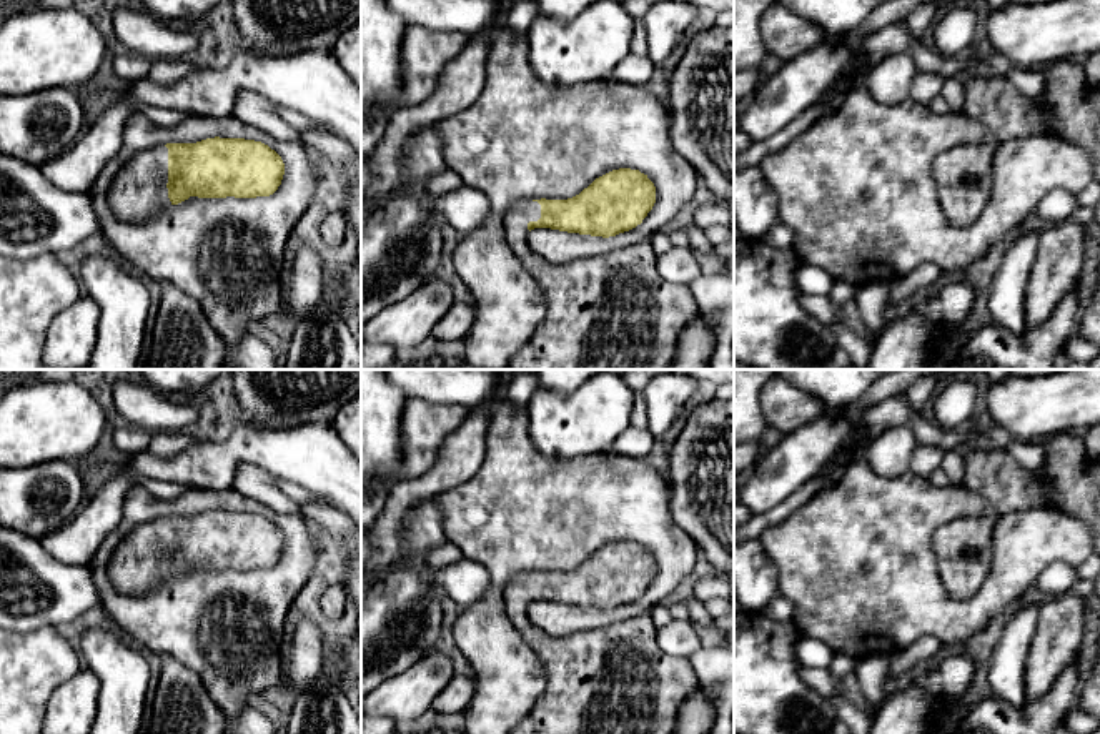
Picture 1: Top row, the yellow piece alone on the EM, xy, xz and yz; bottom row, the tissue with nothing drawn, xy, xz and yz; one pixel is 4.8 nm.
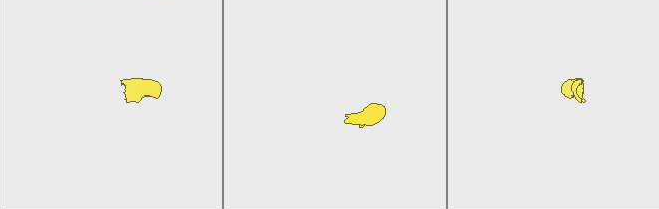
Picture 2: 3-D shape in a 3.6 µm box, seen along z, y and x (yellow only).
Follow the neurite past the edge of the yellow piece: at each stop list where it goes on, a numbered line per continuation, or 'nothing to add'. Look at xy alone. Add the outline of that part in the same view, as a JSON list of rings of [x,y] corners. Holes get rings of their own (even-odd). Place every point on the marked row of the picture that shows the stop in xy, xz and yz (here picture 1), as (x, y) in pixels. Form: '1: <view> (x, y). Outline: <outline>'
1: xy (138, 190). Outline: [[[153,146],[133,155],[108,190],[111,210],[125,221],[143,221],[171,205],[168,198],[168,148]]]

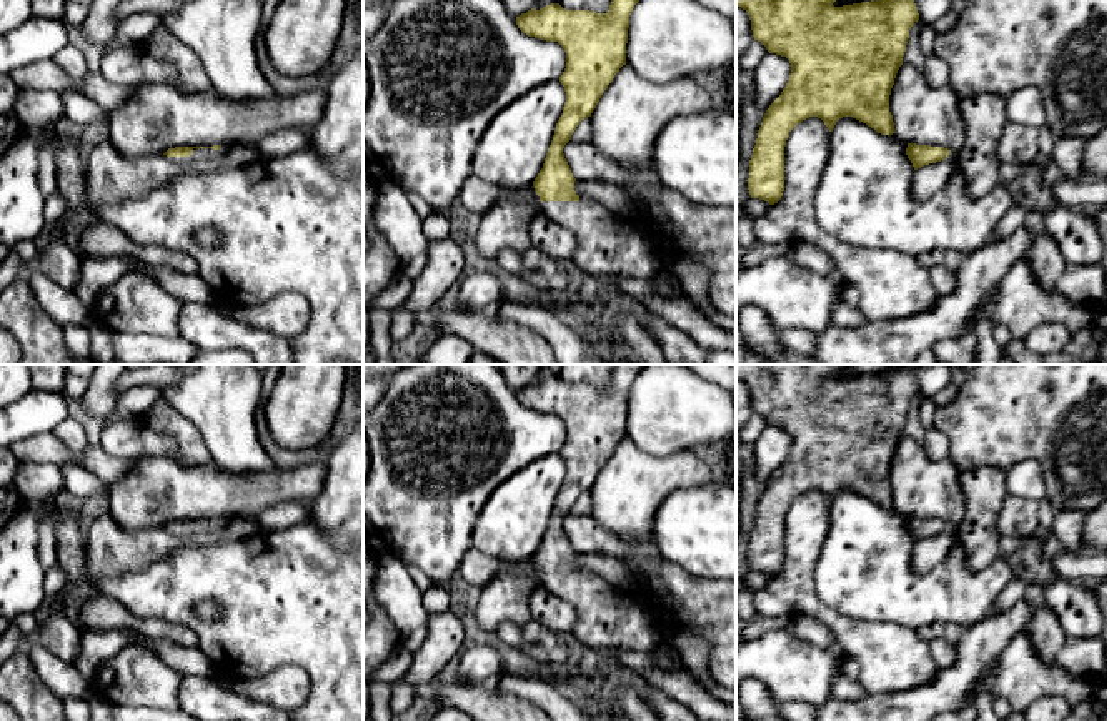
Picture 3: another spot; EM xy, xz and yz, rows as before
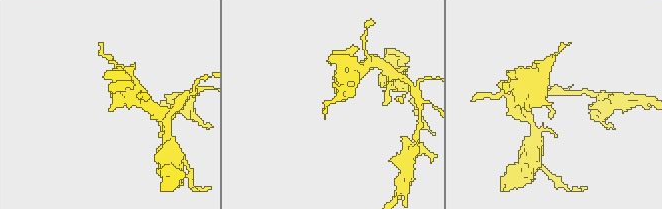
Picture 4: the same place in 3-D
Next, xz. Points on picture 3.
1: xz (606, 245). Outline: [[[543,201],[540,211],[576,235],[571,265],[589,276],[653,278],[664,263],[633,225],[591,201]]]

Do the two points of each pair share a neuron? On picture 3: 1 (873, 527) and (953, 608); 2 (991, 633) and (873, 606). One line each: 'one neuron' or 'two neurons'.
1: one neuron
2: two neurons

